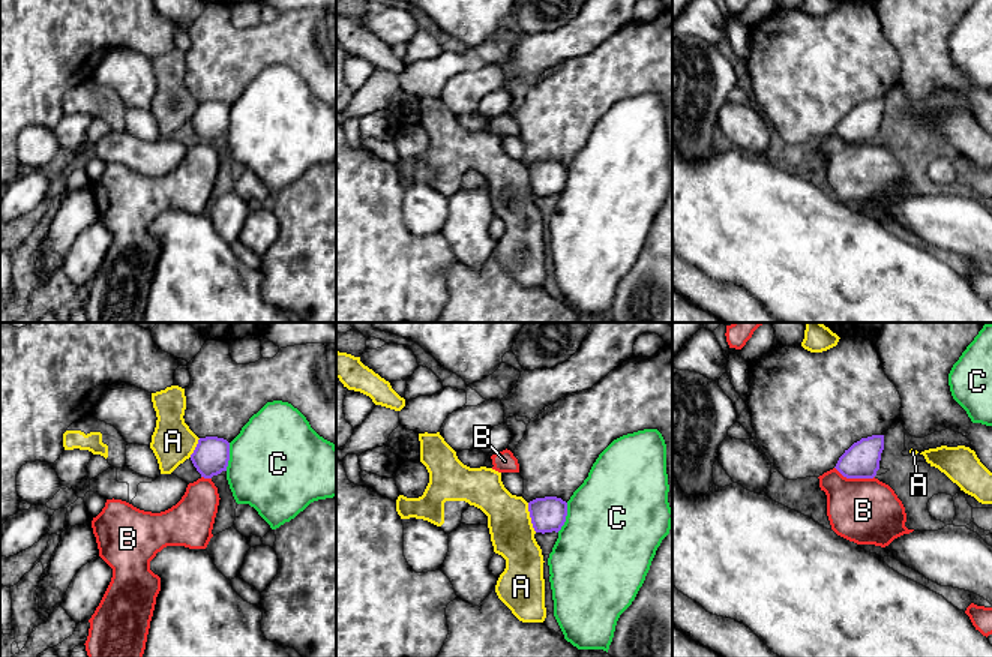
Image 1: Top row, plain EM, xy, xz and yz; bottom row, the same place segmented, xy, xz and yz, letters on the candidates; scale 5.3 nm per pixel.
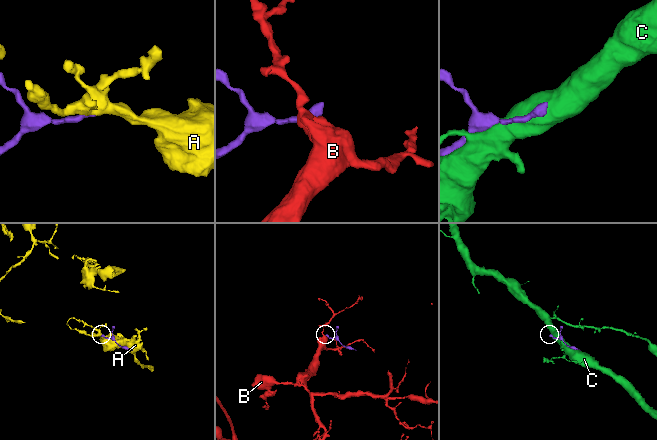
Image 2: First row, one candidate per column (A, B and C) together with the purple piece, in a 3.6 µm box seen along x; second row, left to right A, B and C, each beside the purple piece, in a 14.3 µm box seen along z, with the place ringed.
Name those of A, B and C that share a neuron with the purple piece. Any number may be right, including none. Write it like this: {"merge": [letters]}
{"merge": []}

